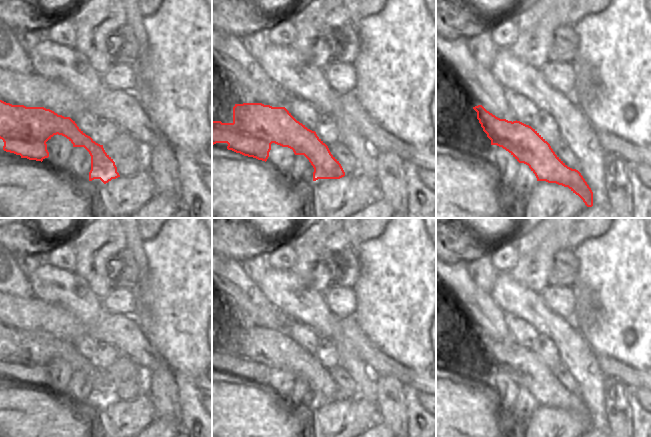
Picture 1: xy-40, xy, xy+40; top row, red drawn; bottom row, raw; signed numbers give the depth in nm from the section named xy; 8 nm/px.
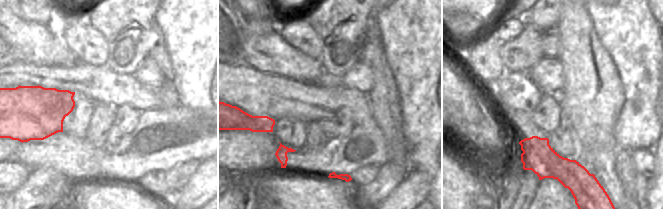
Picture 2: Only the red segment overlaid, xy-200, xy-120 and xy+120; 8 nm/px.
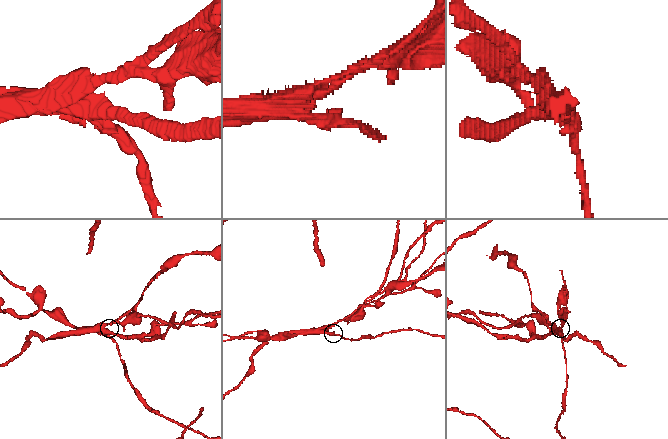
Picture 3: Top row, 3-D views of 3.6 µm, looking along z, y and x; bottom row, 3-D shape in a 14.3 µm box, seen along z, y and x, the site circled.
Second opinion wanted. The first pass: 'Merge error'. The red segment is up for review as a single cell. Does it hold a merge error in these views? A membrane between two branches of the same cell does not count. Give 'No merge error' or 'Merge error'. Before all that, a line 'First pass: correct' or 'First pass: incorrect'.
First pass: correct
Merge error.

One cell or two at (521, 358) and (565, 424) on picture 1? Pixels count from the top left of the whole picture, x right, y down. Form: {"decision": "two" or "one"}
{"decision": "two"}

